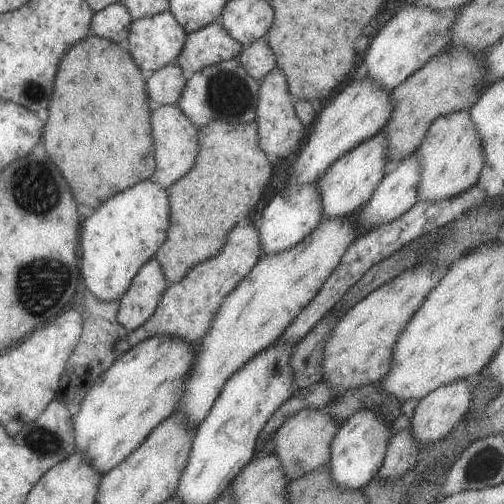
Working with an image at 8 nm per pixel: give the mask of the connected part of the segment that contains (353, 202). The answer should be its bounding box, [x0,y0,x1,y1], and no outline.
[315,131,388,218]

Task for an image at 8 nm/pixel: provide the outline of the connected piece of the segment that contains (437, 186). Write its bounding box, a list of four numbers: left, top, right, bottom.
[415,111,484,202]

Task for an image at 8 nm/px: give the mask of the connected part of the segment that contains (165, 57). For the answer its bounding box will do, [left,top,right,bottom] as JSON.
[125,11,186,74]

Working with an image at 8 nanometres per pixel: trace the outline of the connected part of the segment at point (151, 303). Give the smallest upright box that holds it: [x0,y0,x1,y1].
[117,259,168,331]

